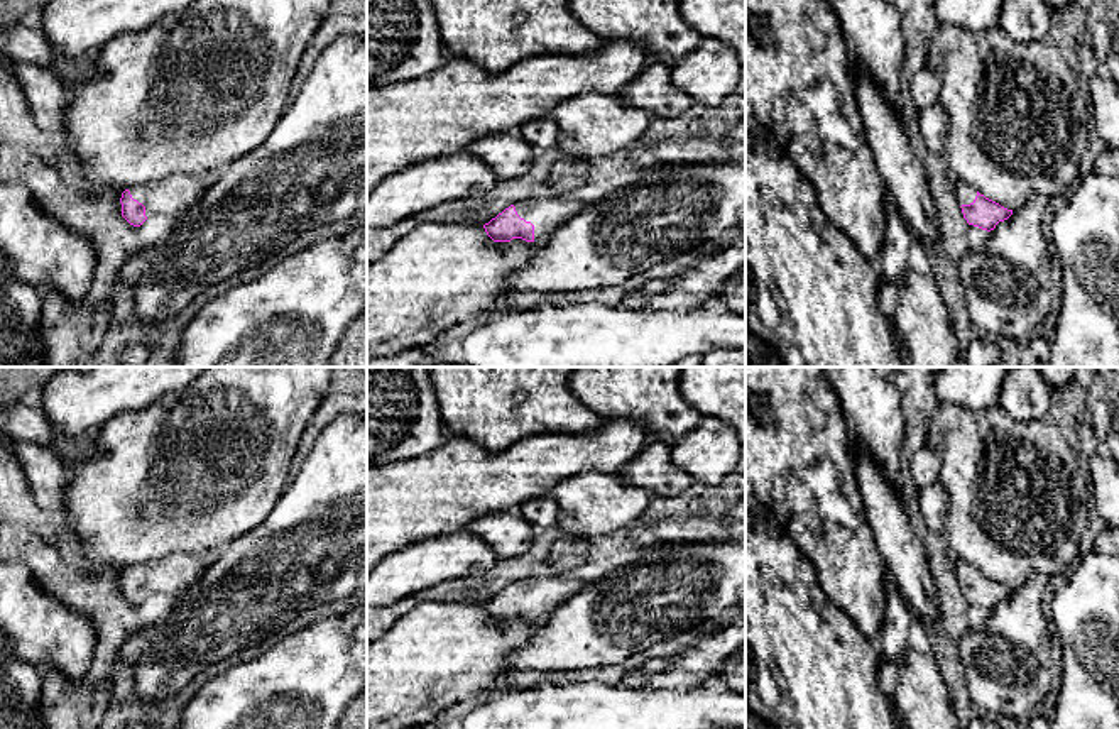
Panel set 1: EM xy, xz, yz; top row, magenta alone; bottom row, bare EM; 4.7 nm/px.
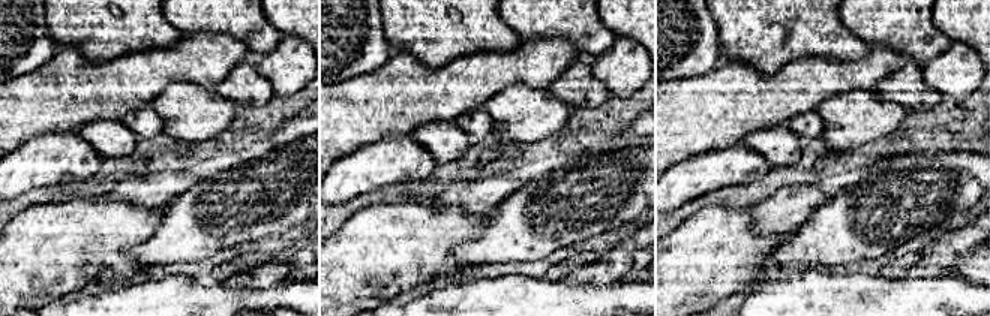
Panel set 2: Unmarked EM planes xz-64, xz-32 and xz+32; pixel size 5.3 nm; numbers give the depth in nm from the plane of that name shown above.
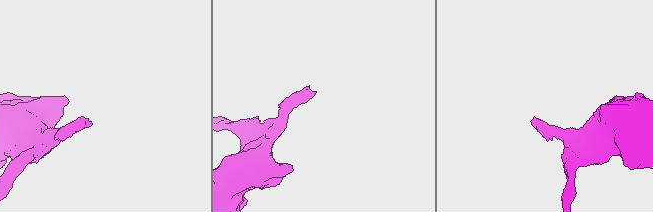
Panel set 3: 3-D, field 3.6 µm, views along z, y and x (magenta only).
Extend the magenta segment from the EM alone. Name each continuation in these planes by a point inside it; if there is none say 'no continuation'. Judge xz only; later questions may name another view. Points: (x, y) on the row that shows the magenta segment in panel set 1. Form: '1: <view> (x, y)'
1: xz (546, 213)

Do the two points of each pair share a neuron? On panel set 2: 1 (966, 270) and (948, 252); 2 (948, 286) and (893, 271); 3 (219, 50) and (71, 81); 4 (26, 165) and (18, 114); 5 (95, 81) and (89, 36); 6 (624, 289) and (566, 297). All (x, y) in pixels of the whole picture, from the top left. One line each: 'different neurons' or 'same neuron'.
1: different neurons
2: different neurons
3: same neuron
4: different neurons
5: different neurons
6: same neuron

